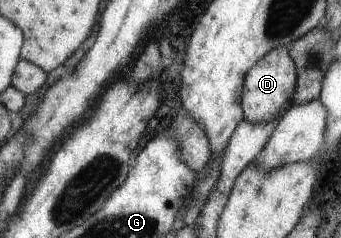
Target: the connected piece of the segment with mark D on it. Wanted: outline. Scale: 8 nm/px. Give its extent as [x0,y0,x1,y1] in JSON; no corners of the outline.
[241,47,297,124]

